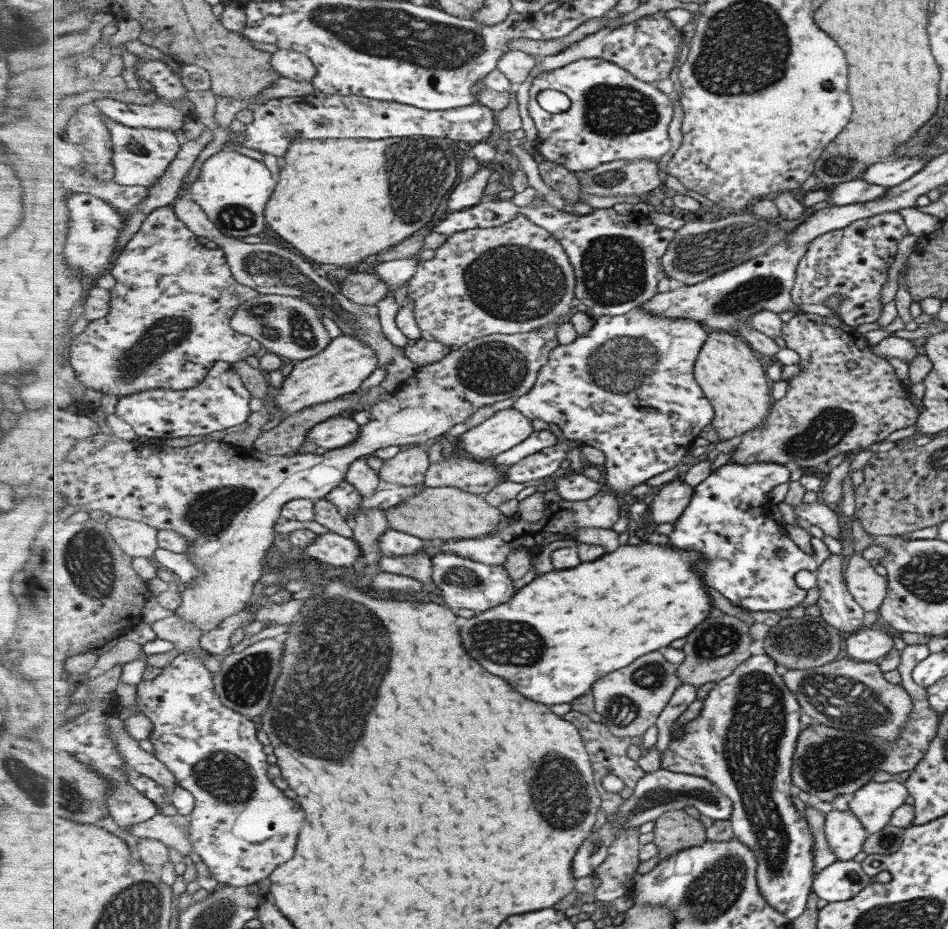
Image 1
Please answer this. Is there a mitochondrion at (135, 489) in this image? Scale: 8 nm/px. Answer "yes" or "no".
no

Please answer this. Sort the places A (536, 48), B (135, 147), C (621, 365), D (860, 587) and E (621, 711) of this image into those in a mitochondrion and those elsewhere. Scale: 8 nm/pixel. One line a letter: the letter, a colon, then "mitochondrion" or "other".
A: other
B: mitochondrion
C: mitochondrion
D: other
E: mitochondrion

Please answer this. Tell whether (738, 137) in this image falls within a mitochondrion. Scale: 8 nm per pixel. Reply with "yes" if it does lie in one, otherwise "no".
no

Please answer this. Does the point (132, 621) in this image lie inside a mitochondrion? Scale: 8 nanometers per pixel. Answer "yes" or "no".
no

